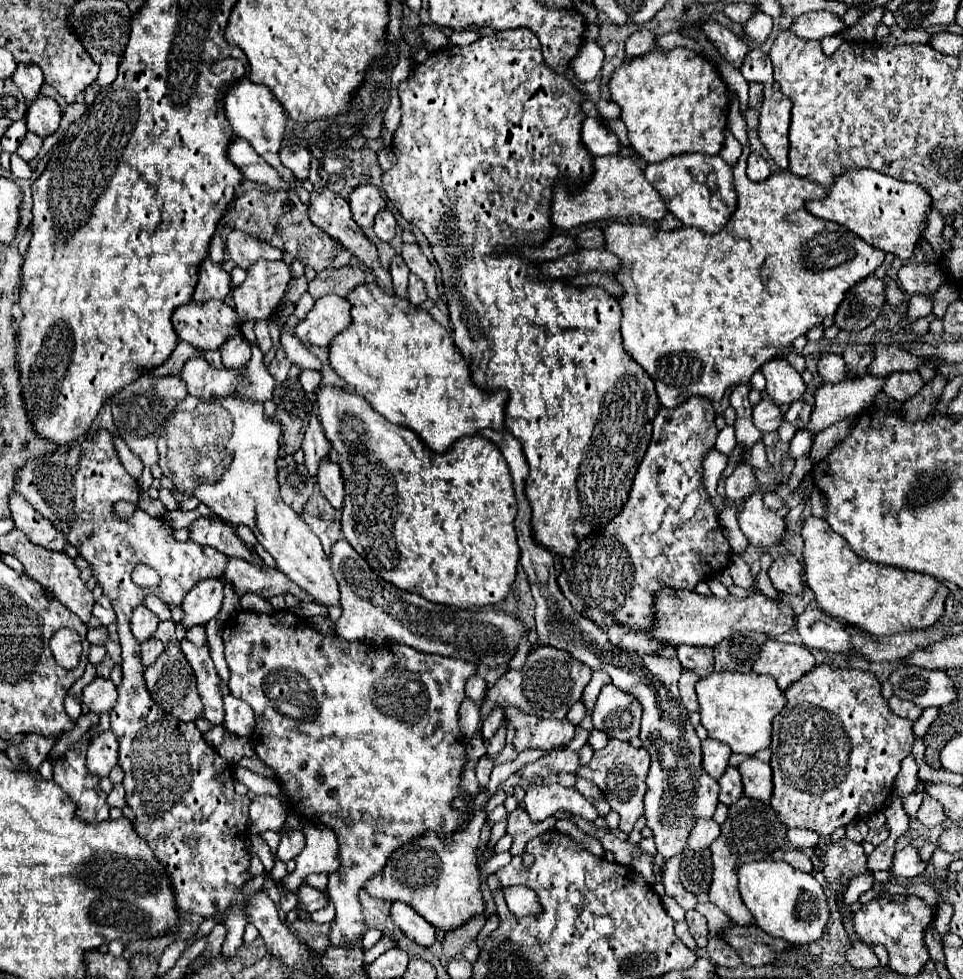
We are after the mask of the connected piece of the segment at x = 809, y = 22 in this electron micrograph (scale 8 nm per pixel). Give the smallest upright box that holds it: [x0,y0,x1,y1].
[789,11,845,39]

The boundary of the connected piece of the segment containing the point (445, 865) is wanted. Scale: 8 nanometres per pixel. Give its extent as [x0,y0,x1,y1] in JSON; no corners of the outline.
[365,809,487,931]

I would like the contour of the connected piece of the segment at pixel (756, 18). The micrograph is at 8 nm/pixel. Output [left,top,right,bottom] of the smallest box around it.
[745,9,773,43]

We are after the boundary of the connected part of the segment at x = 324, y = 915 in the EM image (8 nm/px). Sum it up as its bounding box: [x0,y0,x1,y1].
[311,891,335,923]

